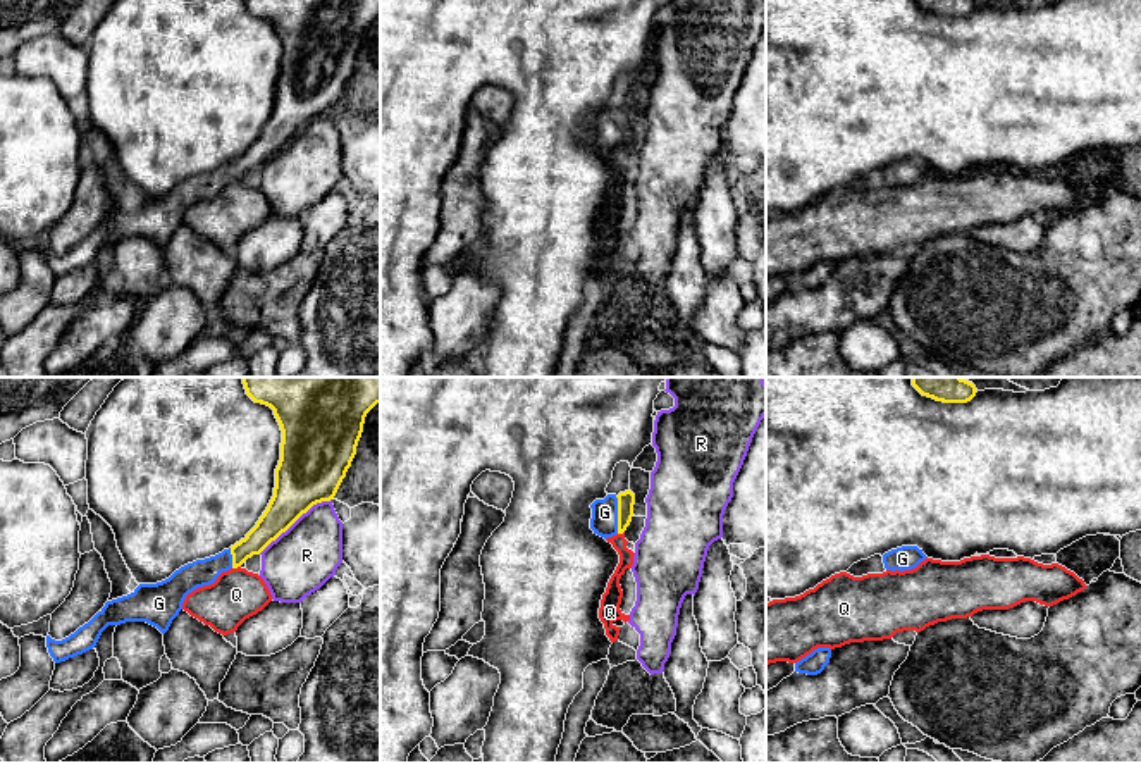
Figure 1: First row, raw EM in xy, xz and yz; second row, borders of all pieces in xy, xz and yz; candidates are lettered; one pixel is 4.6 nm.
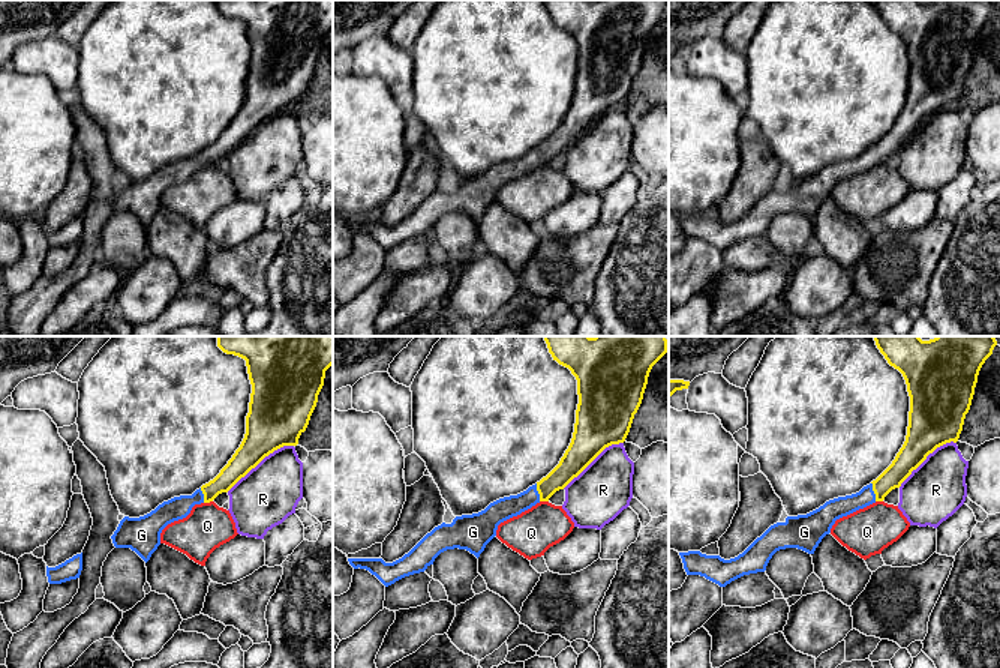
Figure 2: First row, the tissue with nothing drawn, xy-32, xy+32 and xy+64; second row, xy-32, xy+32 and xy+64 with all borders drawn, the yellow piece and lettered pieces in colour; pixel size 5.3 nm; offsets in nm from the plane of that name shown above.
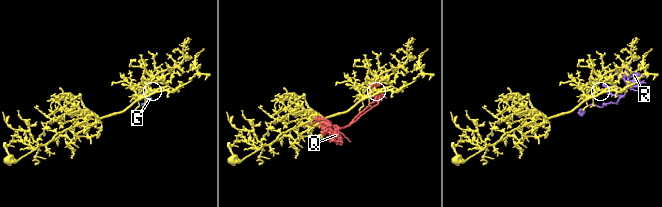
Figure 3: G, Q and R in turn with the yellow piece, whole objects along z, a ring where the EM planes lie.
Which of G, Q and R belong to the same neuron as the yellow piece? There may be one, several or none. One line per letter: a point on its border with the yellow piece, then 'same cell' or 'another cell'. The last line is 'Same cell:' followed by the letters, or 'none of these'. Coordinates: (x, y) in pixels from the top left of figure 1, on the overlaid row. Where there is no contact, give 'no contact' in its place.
G: xz (618, 515) | same cell
Q: xy (236, 567) | another cell
R: xy (295, 521) | another cell
Same cell: G

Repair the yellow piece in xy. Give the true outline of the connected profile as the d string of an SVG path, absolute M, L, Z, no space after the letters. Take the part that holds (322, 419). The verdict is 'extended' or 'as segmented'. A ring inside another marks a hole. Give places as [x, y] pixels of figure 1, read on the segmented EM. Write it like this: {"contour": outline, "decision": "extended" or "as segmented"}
{"contour": "M243 377L243 384L255 403L274 410L282 431L274 496L256 525L229 549L188 563L162 582L139 584L131 594L107 601L88 623L69 637L55 641L46 636L46 648L55 663L93 649L108 625L146 622L165 634L189 592L213 584L222 572L237 568L253 555L260 555L313 505L334 499L356 455L365 417L380 403L380 377Z", "decision": "extended"}

